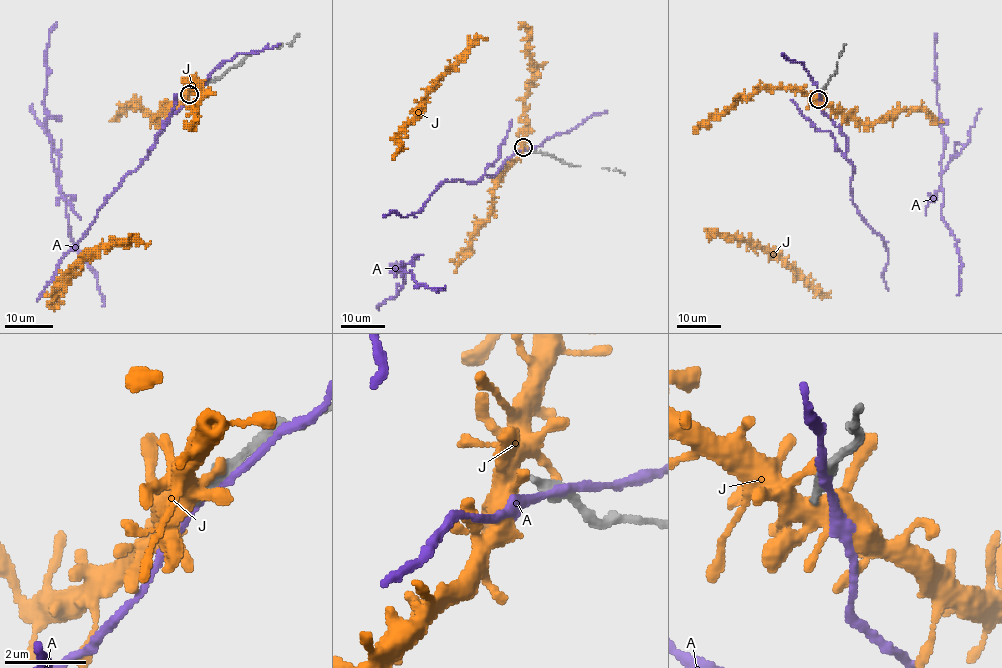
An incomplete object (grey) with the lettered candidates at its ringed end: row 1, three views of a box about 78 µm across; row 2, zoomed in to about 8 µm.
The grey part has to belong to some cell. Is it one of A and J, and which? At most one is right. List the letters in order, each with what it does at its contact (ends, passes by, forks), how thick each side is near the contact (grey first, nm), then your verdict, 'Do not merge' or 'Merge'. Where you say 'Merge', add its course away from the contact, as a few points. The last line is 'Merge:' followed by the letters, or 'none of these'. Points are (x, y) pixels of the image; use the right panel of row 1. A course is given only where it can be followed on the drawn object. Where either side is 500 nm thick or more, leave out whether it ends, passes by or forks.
A: It passes by. Thickness 400 nm (grey) against 180 nm. Do not merge
J: It ends there. Thickness 400 nm (grey) against 200 nm. Do not merge
Merge: none of these

